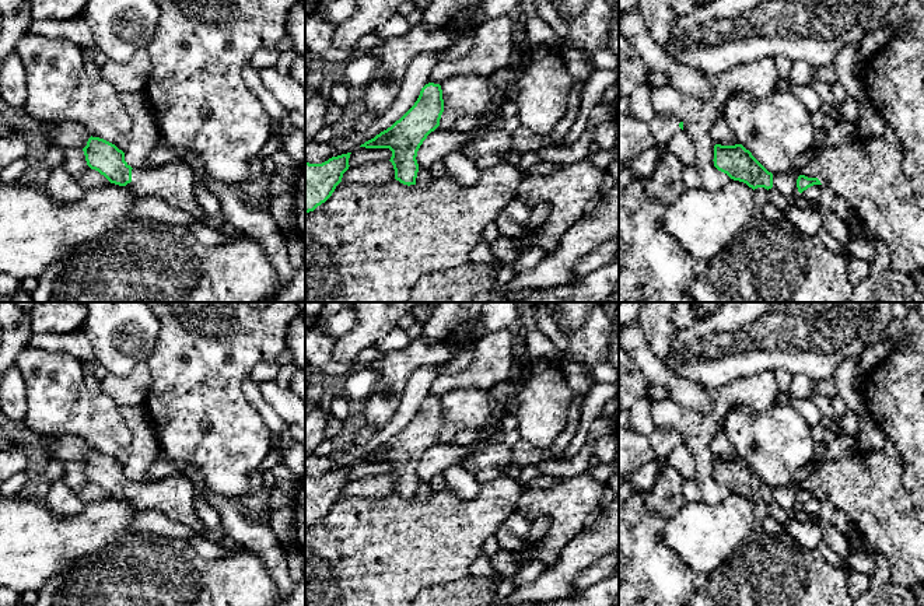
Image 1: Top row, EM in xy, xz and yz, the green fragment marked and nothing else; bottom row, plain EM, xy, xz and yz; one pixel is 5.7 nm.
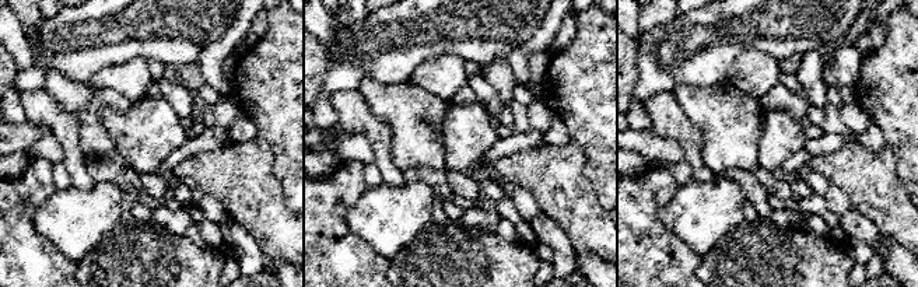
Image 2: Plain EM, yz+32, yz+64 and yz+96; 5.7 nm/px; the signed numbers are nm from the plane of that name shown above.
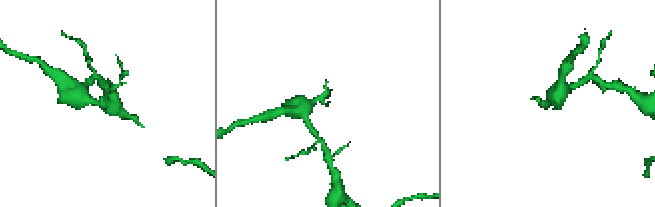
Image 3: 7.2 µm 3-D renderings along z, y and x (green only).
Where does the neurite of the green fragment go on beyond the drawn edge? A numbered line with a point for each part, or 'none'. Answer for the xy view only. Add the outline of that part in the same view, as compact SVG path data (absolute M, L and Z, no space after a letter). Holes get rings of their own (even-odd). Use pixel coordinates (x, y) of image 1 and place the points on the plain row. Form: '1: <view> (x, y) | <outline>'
1: xy (172, 496) | M182 473L160 481L133 481L132 495L126 500L137 512L157 509L172 521L192 528L196 535L204 536L207 528L196 514L193 493L193 483Z

